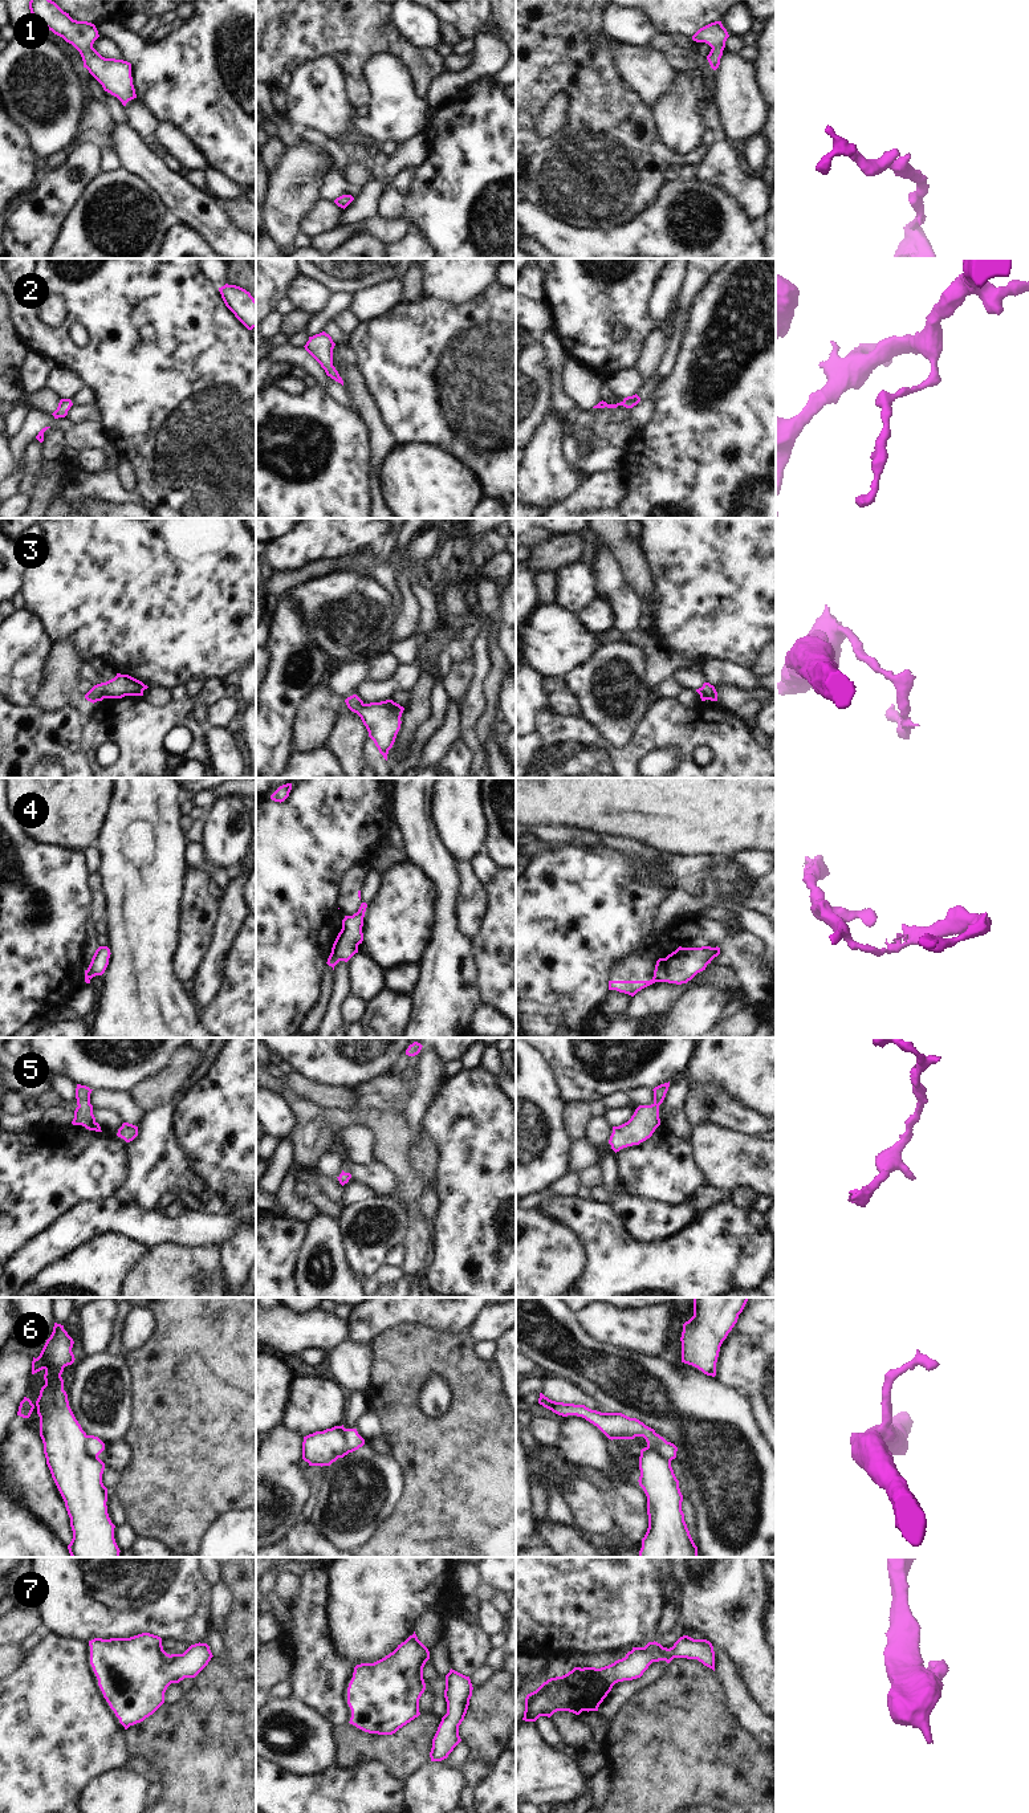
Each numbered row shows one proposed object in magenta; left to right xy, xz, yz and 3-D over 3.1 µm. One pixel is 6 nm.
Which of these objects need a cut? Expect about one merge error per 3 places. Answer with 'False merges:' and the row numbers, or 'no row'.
False merges: 4, 6

